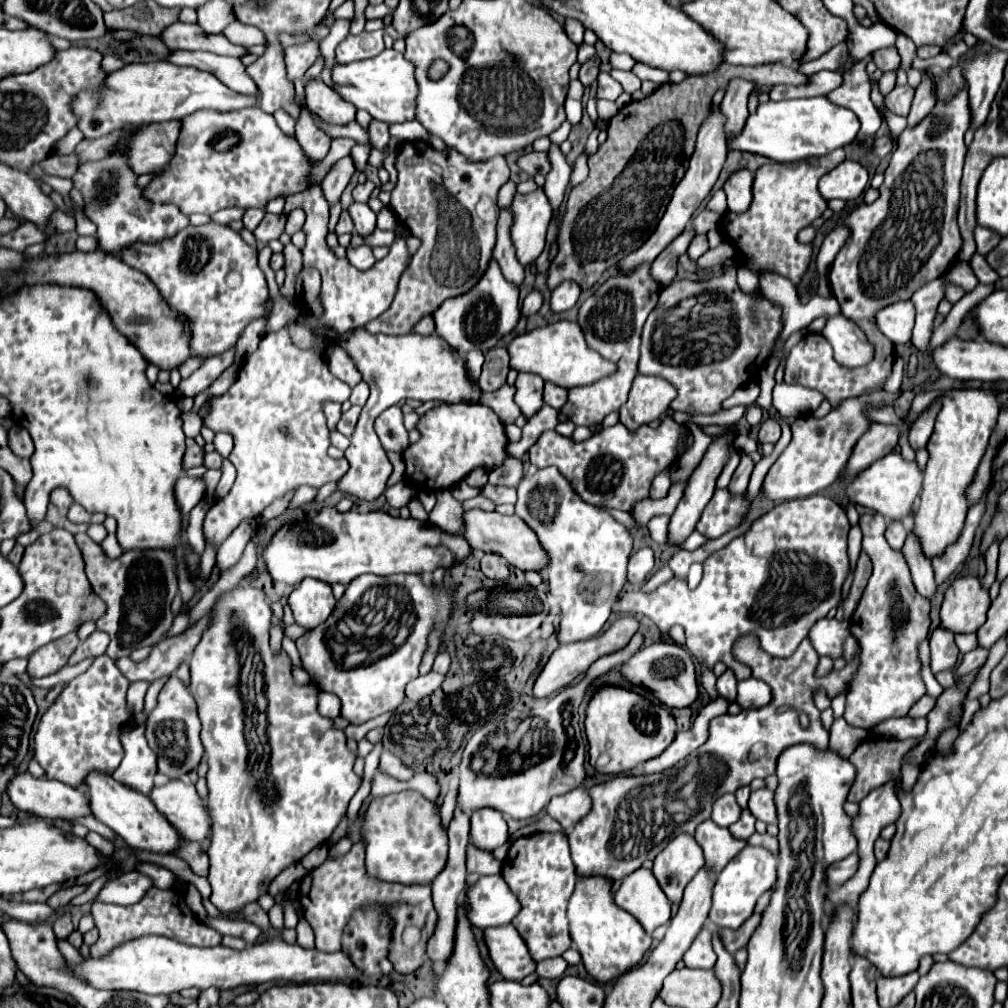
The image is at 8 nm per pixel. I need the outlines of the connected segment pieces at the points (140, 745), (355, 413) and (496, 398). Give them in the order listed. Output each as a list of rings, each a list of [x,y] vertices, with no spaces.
[[[138,725],[122,733],[120,743],[124,749],[124,757],[120,767],[112,775],[120,783],[136,787],[136,791],[148,795],[148,791],[154,787],[156,755],[152,755],[152,749],[148,747],[148,743],[144,743],[144,727]]]
[[[352,407],[350,411],[346,411],[344,413],[344,417],[340,419],[340,423],[338,423],[338,431],[342,433],[342,435],[346,435],[346,437],[350,437],[352,433],[354,433],[354,427],[356,427],[356,421],[358,421],[358,417],[360,417],[360,407]]]
[[[504,385],[502,389],[494,393],[484,393],[480,399],[482,405],[488,405],[500,419],[502,423],[514,423],[516,417],[520,417],[520,409],[514,403],[514,387]]]

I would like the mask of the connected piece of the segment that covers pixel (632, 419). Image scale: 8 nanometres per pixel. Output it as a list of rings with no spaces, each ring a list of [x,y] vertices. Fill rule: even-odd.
[[[638,375],[632,383],[628,401],[620,407],[620,421],[628,429],[638,429],[644,423],[662,419],[672,399],[676,397],[676,387],[664,377]]]

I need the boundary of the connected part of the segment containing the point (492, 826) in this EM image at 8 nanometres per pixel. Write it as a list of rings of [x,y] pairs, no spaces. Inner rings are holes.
[[[480,809],[472,813],[470,841],[482,851],[494,851],[510,839],[504,817],[492,809]]]

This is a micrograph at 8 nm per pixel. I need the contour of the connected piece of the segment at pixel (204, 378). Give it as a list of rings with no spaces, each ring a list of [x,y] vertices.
[[[234,349],[226,351],[224,355],[216,355],[214,359],[206,359],[188,379],[180,383],[180,391],[184,397],[196,397],[198,393],[206,391],[218,377],[220,373],[234,363]]]

